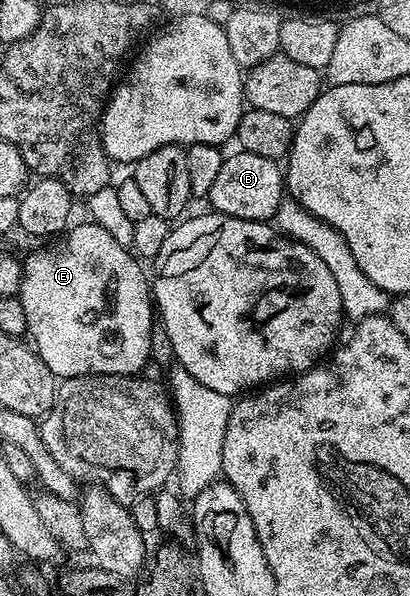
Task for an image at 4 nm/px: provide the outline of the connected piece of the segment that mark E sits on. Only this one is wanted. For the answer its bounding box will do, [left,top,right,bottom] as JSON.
[19,223,155,379]

